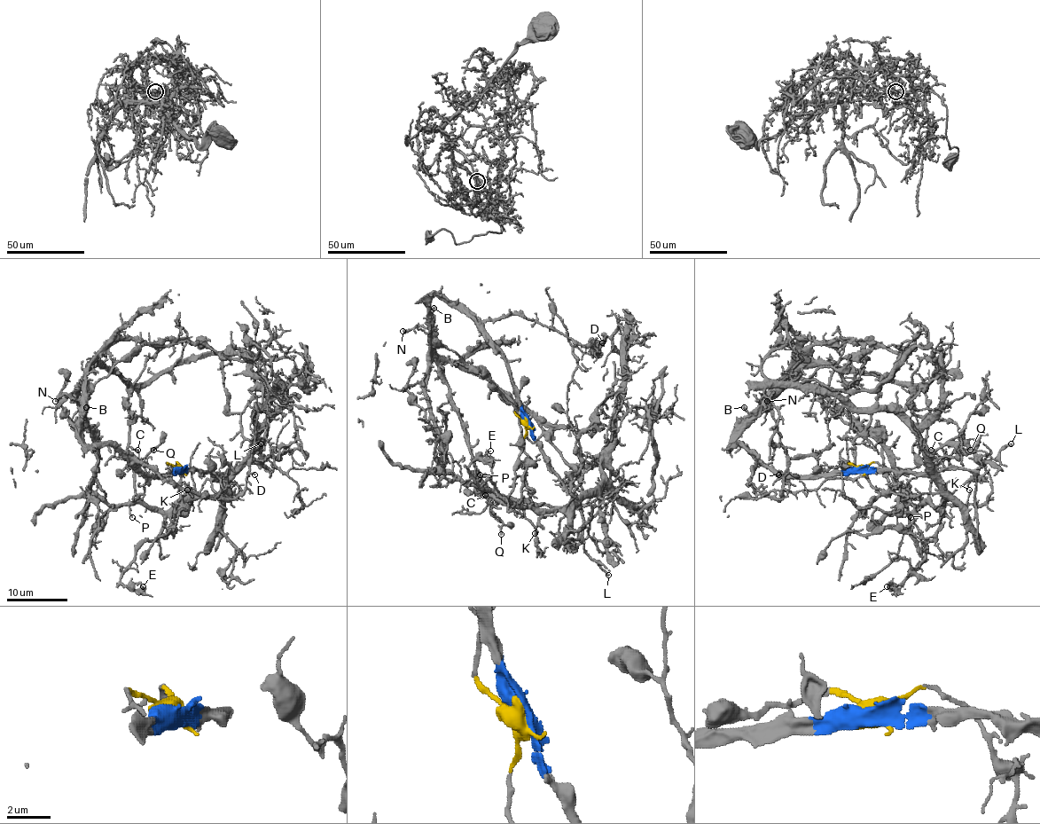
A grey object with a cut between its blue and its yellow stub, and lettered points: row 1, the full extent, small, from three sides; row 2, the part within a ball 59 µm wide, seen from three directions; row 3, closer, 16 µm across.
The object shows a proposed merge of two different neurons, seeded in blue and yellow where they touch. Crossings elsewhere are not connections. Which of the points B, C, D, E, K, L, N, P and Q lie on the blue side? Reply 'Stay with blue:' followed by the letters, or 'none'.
Stay with blue: B, D, L, N

